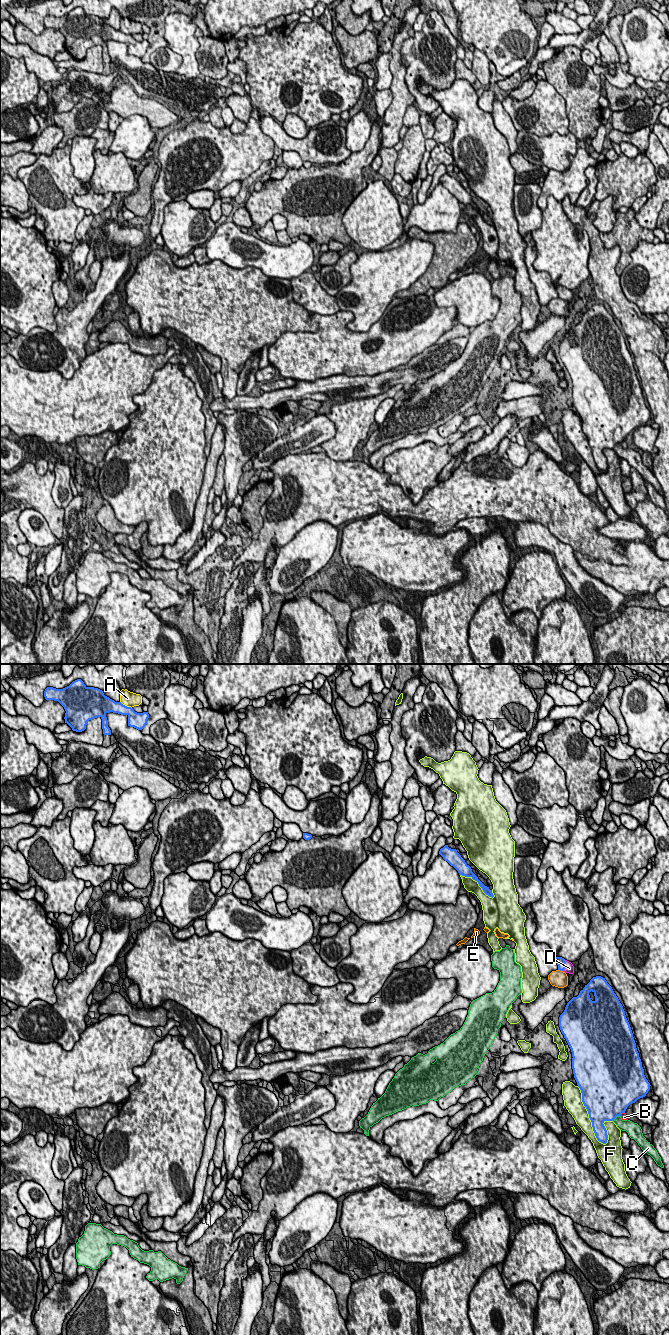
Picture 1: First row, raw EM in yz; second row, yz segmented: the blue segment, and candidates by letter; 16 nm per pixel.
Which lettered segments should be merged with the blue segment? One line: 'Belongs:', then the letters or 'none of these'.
Belongs: D

